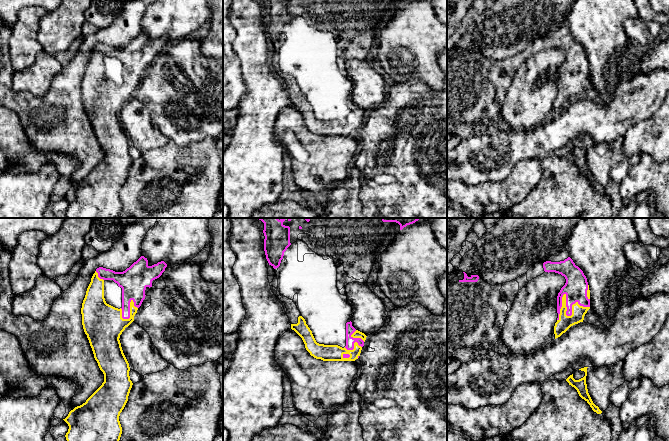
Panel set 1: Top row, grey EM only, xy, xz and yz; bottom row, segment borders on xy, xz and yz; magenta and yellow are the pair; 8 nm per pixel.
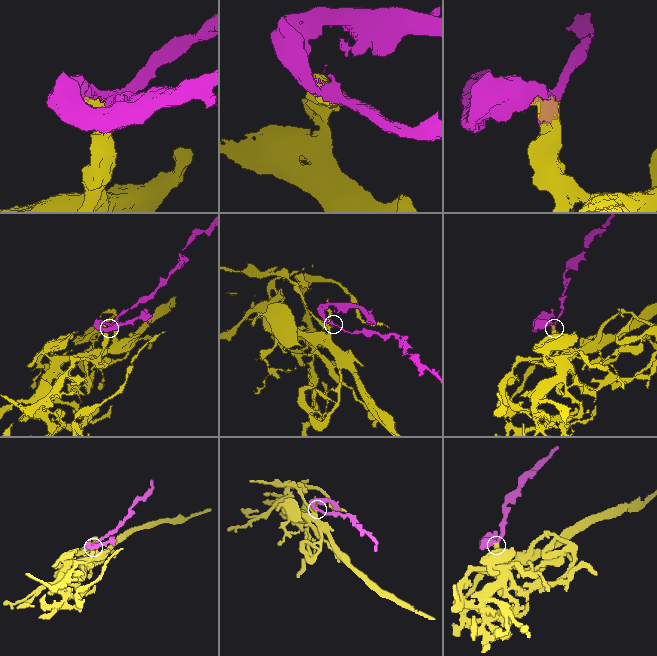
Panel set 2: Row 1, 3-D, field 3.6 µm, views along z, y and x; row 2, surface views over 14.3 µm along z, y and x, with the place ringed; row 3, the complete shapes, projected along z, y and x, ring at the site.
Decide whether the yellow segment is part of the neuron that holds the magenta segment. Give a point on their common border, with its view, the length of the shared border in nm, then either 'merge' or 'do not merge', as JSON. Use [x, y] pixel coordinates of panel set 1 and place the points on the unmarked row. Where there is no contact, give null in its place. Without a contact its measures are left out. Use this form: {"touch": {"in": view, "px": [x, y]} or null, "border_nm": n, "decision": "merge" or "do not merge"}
{"touch": {"in": "yz", "px": [566, 82]}, "border_nm": 280, "decision": "merge"}

